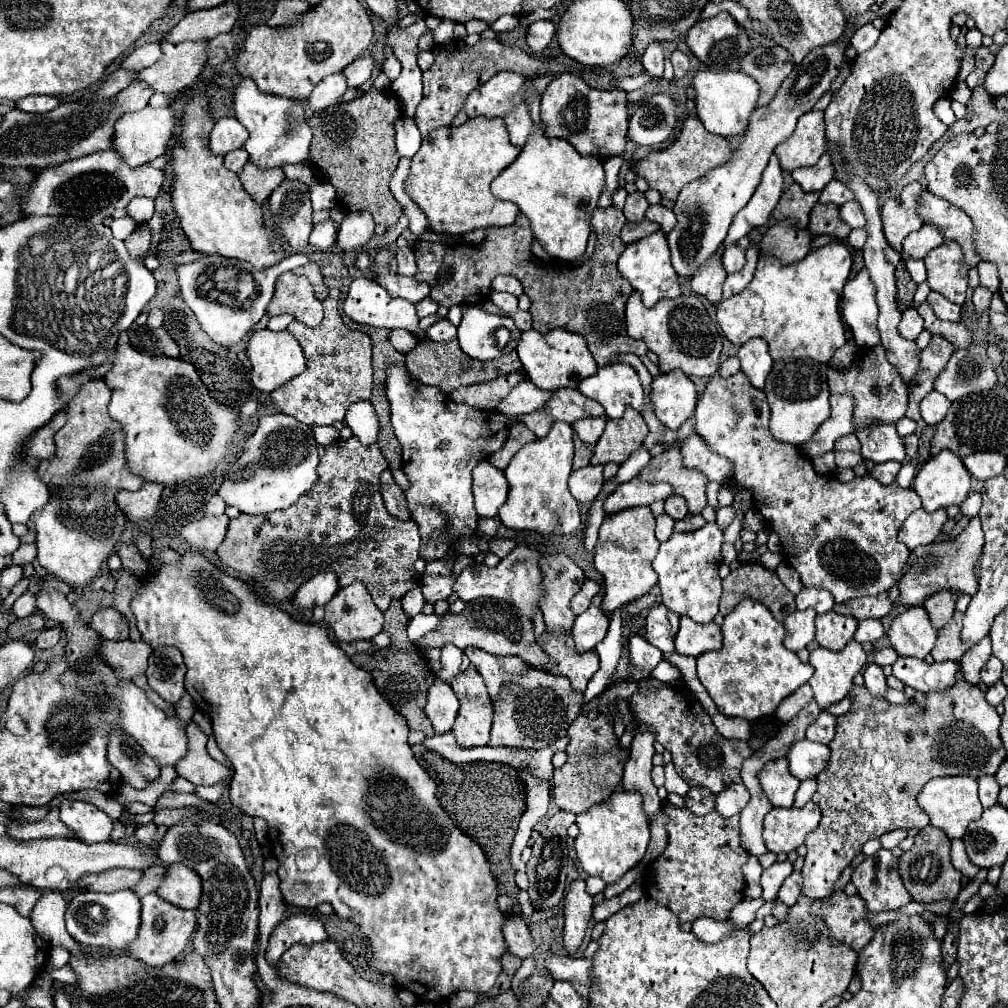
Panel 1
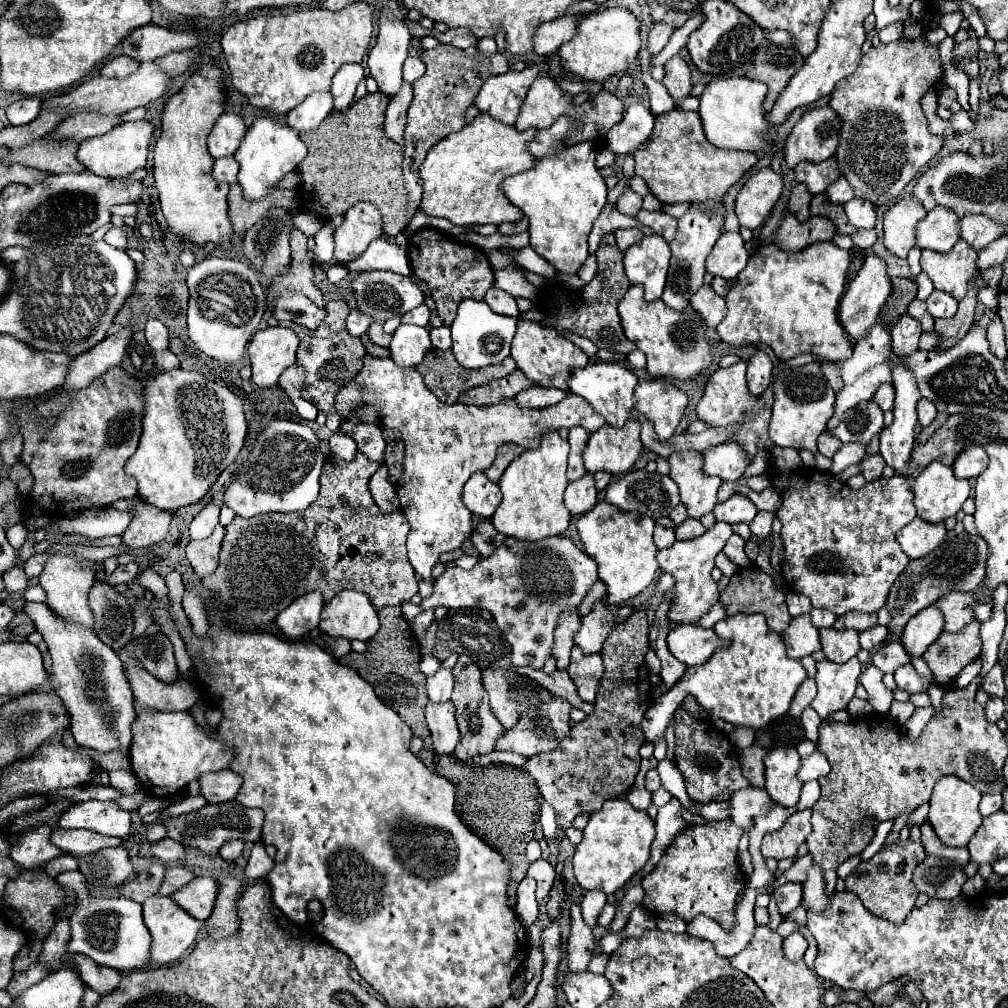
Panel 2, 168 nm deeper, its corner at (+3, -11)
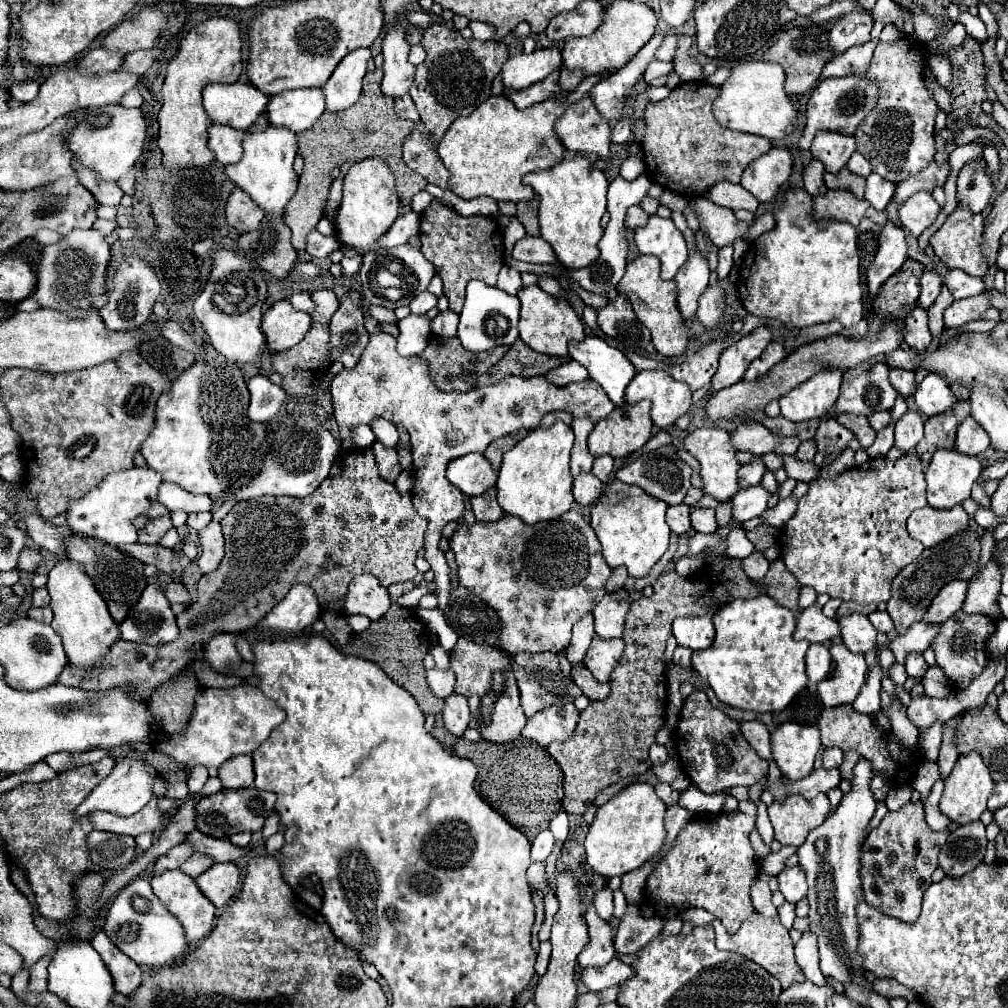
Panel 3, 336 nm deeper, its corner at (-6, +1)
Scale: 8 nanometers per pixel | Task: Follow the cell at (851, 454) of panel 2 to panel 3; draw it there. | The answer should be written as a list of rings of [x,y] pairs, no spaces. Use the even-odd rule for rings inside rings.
[[[873,412],[873,416],[869,416],[869,424],[871,424],[871,428],[873,430],[881,430],[881,428],[885,428],[887,424],[889,424],[889,416],[891,412]]]

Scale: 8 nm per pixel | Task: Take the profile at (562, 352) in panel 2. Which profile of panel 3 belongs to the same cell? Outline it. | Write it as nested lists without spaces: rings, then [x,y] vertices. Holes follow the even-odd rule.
[[[527,286],[521,288],[519,296],[521,300],[521,320],[519,320],[519,334],[521,340],[533,348],[535,352],[547,354],[547,356],[569,356],[567,346],[571,340],[583,342],[585,340],[585,328],[575,310],[565,302],[557,300],[549,294],[545,294],[539,286]]]

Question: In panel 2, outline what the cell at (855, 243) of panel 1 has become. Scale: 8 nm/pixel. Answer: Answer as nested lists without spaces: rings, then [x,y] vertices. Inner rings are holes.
[[[858,230],[856,234],[852,234],[852,240],[858,248],[872,248],[872,244],[876,242],[876,230]]]

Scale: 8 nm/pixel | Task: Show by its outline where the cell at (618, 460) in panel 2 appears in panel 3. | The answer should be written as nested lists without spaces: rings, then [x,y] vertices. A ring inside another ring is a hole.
[[[641,400],[633,406],[621,406],[621,408],[615,408],[607,418],[599,420],[593,428],[593,432],[589,434],[589,452],[597,458],[597,456],[603,456],[603,454],[609,454],[613,456],[615,460],[623,460],[627,456],[631,456],[633,452],[641,450],[647,440],[651,438],[651,428],[653,428],[653,422],[651,422],[651,416],[649,416],[649,410],[651,410],[651,404],[649,400]]]

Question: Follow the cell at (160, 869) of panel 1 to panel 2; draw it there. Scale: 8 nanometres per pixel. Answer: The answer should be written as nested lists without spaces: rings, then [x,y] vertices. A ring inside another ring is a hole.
[[[170,866],[168,872],[166,872],[166,878],[162,882],[160,894],[170,896],[176,890],[180,890],[182,886],[186,886],[192,878],[194,878],[194,872],[190,868],[186,868],[186,866]]]

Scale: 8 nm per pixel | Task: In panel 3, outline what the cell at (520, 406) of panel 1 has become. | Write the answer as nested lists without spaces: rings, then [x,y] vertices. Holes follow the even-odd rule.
[[[569,360],[567,364],[551,370],[545,374],[545,378],[553,384],[553,386],[567,386],[571,382],[581,382],[585,378],[589,378],[589,374],[585,372],[585,368],[581,368],[581,364],[577,364],[575,360]]]

